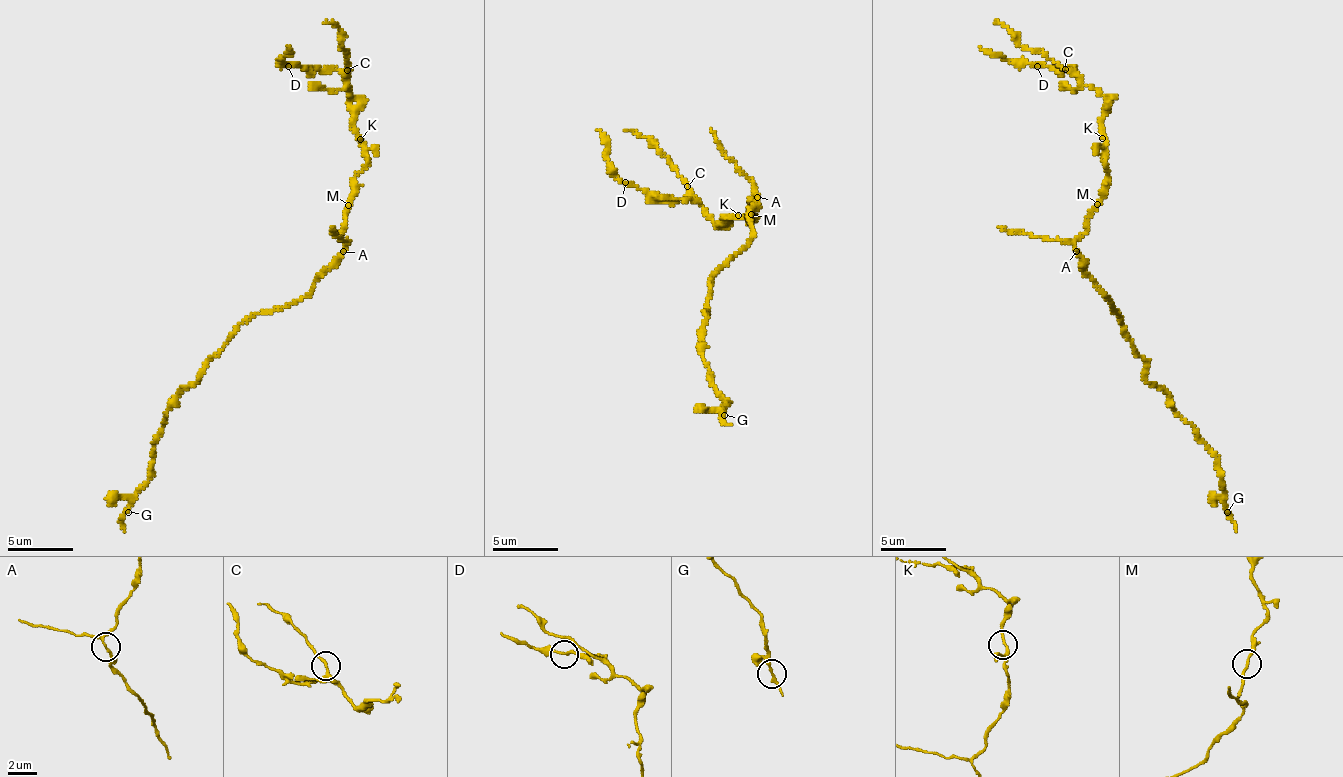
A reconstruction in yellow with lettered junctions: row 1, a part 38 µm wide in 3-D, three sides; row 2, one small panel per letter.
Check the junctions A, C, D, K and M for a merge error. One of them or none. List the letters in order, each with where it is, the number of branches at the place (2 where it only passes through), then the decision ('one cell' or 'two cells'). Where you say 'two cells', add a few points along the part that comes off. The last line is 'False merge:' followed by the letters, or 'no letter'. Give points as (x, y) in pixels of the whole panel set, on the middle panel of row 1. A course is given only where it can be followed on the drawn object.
A: at (757, 197); 3 branches meet; one cell
C: at (687, 186); 3 branches meet; one cell
D: at (625, 182); 2 branches meet; one cell
K: at (738, 215); 3 branches meet; one cell
M: at (751, 214); 2 branches meet; one cell
False merge: no letter

